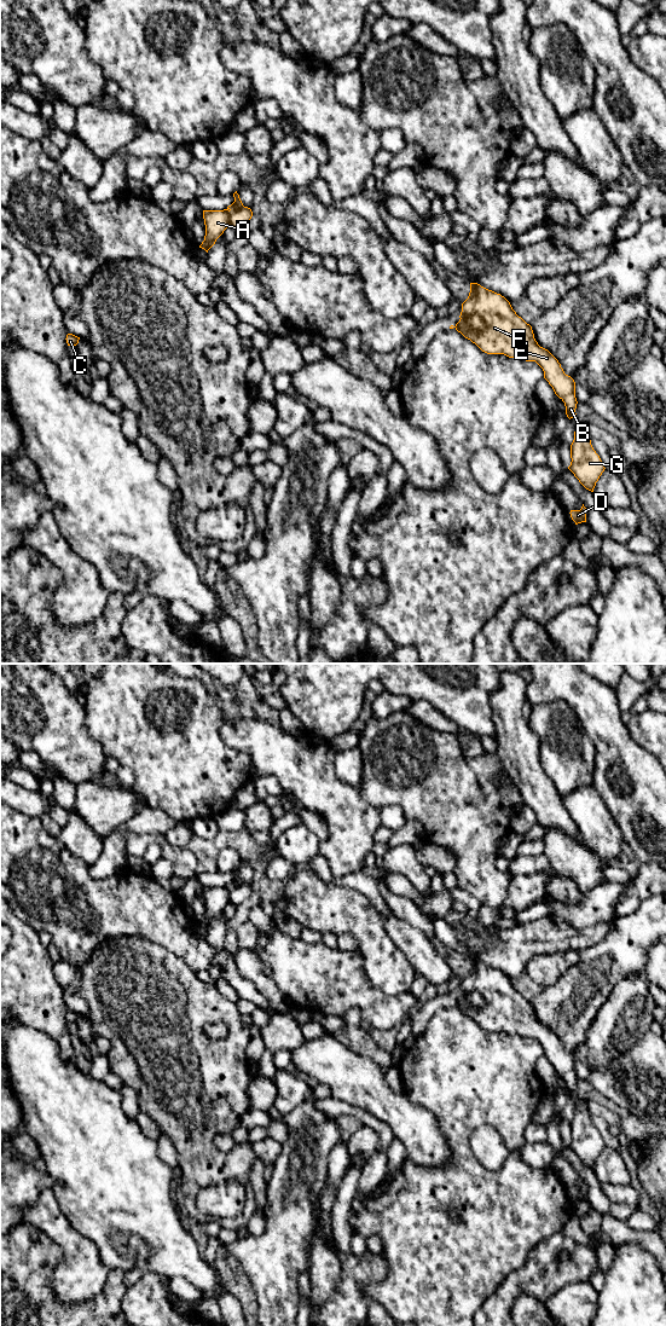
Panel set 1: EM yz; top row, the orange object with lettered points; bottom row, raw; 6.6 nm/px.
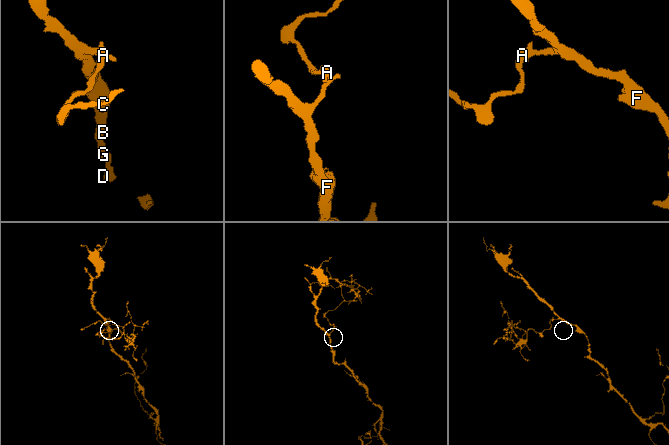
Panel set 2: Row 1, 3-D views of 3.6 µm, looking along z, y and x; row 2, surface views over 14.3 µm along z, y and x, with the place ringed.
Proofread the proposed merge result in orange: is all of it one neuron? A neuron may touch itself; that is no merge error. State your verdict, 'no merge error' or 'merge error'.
merge error

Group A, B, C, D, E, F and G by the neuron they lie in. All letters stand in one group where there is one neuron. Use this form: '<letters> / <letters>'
A C / B D E F G

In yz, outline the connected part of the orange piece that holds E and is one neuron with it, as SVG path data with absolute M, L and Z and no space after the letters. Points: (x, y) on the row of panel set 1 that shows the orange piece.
M470 283L470 293L468 299L462 303L459 318L459 322L454 326L451 325L450 329L454 328L482 352L535 361L543 369L544 378L552 387L555 394L564 403L567 417L569 419L577 417L575 409L578 401L575 398L574 380L564 374L558 360L548 349L538 344L532 326L516 314L504 296L477 283Z

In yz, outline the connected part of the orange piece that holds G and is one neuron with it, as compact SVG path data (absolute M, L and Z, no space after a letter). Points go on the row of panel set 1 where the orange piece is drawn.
M586 425L575 428L571 458L568 469L586 490L593 492L596 482L606 468L591 445Z

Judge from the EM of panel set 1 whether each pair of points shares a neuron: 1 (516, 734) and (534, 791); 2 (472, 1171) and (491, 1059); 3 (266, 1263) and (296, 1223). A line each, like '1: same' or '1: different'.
1: same
2: same
3: same

